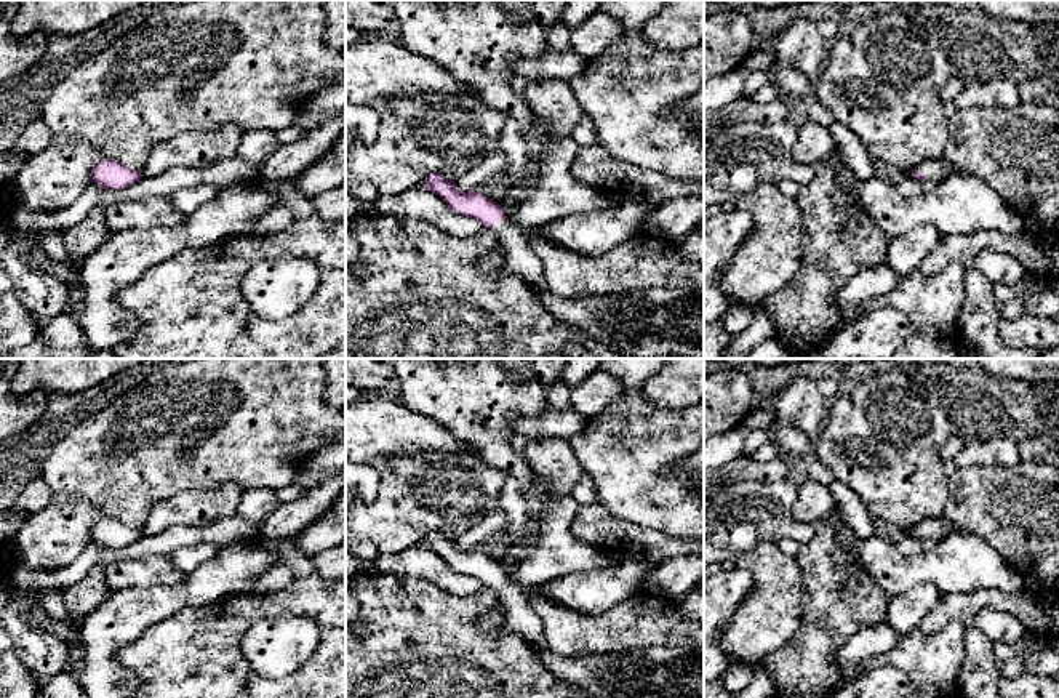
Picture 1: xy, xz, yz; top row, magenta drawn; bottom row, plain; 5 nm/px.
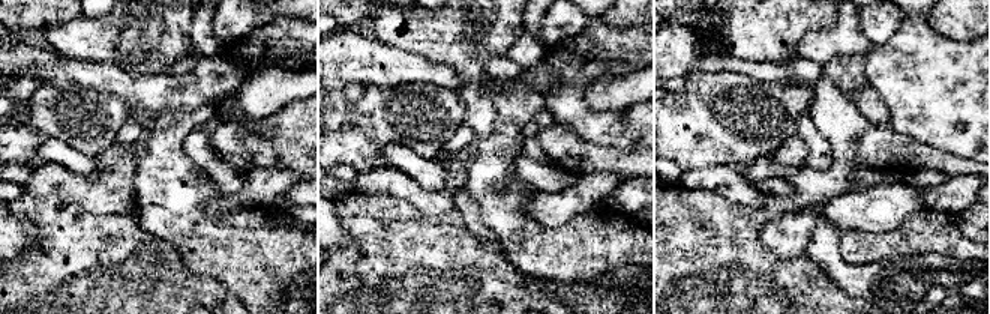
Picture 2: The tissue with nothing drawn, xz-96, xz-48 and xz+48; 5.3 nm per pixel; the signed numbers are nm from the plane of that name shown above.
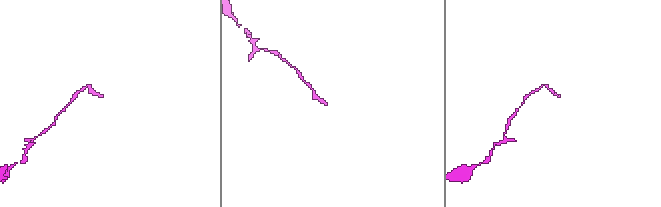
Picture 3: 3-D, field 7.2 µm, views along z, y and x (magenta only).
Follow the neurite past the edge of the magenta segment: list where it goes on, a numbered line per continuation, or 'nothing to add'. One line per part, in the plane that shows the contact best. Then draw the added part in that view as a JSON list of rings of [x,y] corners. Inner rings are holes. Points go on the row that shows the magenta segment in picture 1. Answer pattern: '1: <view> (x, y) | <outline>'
1: xz (656, 322) | [[[504,219],[493,231],[504,250],[506,269],[526,282],[558,322],[582,330],[622,359],[704,359],[704,288],[649,287],[627,295],[563,298],[547,290],[544,266],[523,229]]]

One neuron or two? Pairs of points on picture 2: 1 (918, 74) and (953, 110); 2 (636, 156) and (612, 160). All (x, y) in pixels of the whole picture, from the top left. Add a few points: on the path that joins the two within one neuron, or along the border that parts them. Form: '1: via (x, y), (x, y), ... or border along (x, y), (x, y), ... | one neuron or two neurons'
1: via (927, 83), (945, 101) | one neuron
2: via (630, 160), (618, 160) | one neuron

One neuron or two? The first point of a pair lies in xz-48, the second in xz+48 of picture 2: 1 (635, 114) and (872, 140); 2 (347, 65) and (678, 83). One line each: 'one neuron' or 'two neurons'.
1: one neuron
2: two neurons

